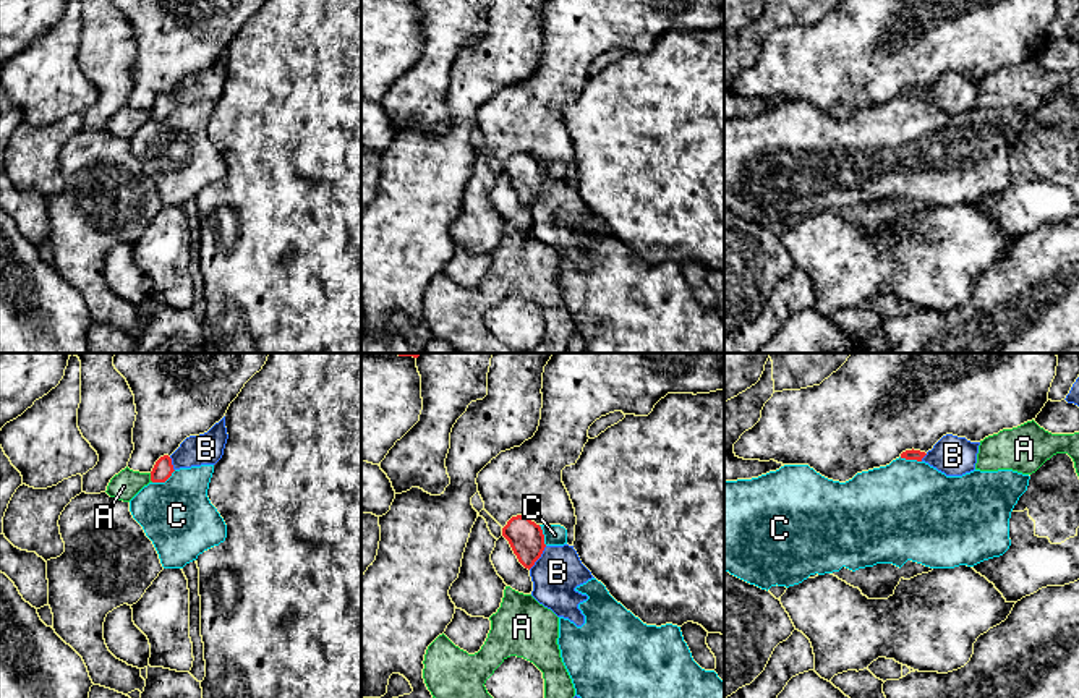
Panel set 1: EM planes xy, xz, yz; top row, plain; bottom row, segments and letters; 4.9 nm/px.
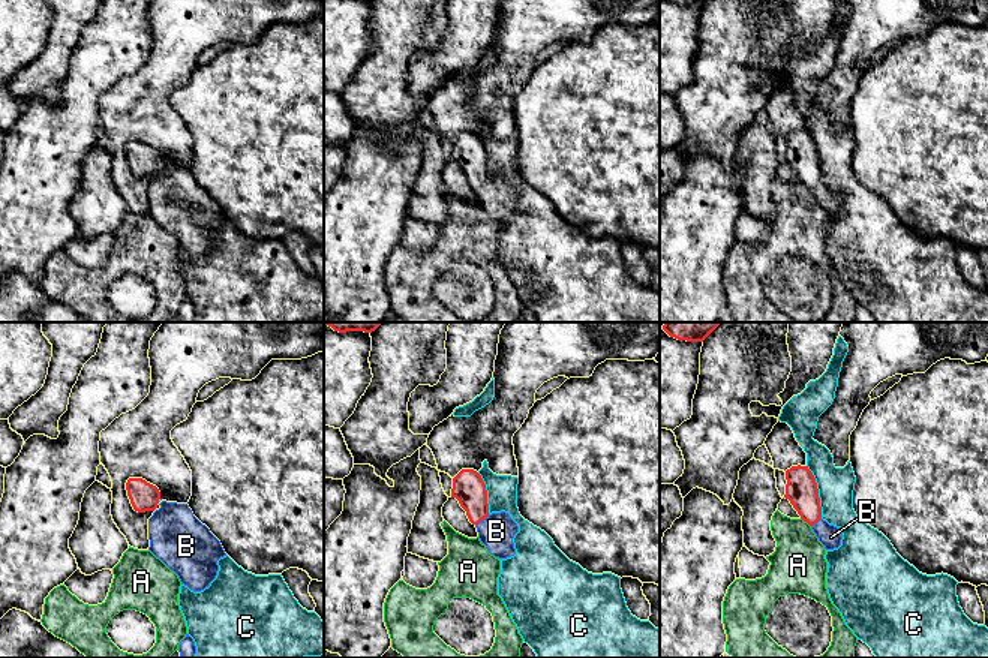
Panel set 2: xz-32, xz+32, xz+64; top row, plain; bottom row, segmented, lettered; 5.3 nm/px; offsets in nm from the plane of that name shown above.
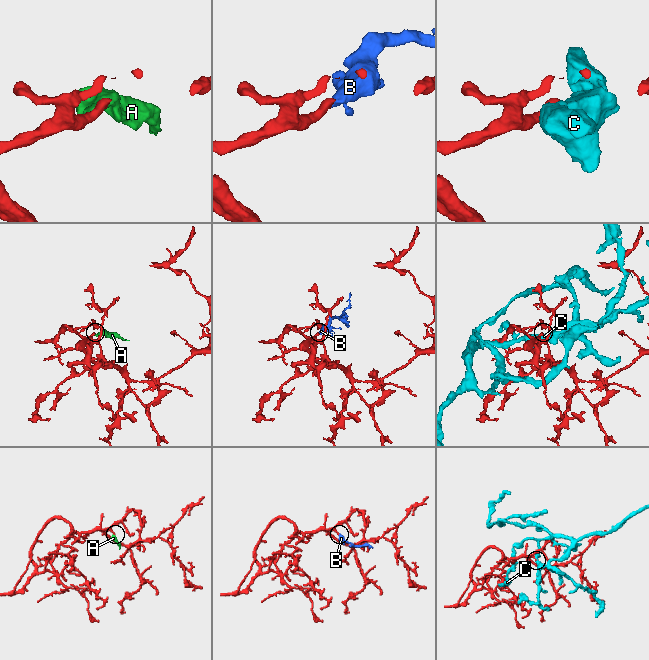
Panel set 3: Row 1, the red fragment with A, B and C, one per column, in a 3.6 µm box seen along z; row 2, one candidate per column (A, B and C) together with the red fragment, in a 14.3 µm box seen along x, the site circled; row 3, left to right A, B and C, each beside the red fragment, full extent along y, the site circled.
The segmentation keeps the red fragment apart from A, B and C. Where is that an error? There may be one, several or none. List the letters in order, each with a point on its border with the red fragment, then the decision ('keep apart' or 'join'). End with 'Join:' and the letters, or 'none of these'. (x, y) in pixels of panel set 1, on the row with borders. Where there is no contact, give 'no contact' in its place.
A: contact xy (151, 478); keep apart
B: contact xz (540, 556); join
C: contact xy (164, 481); keep apart
Join: B

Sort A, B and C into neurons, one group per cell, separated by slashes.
A / B / C

